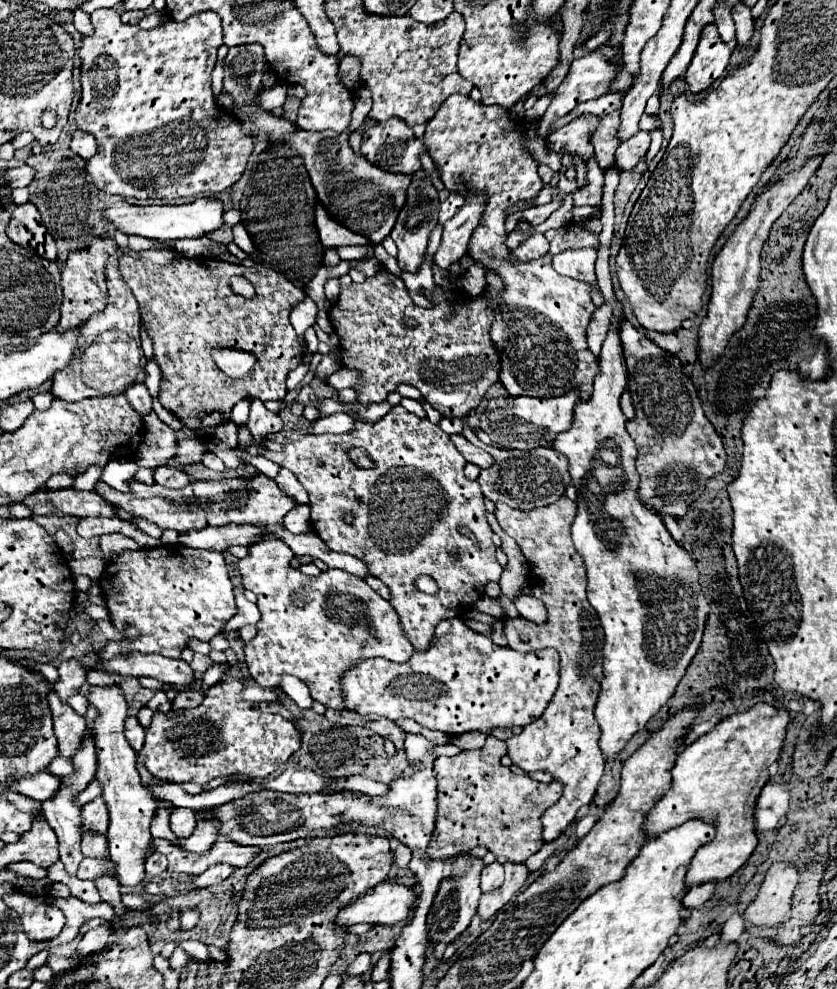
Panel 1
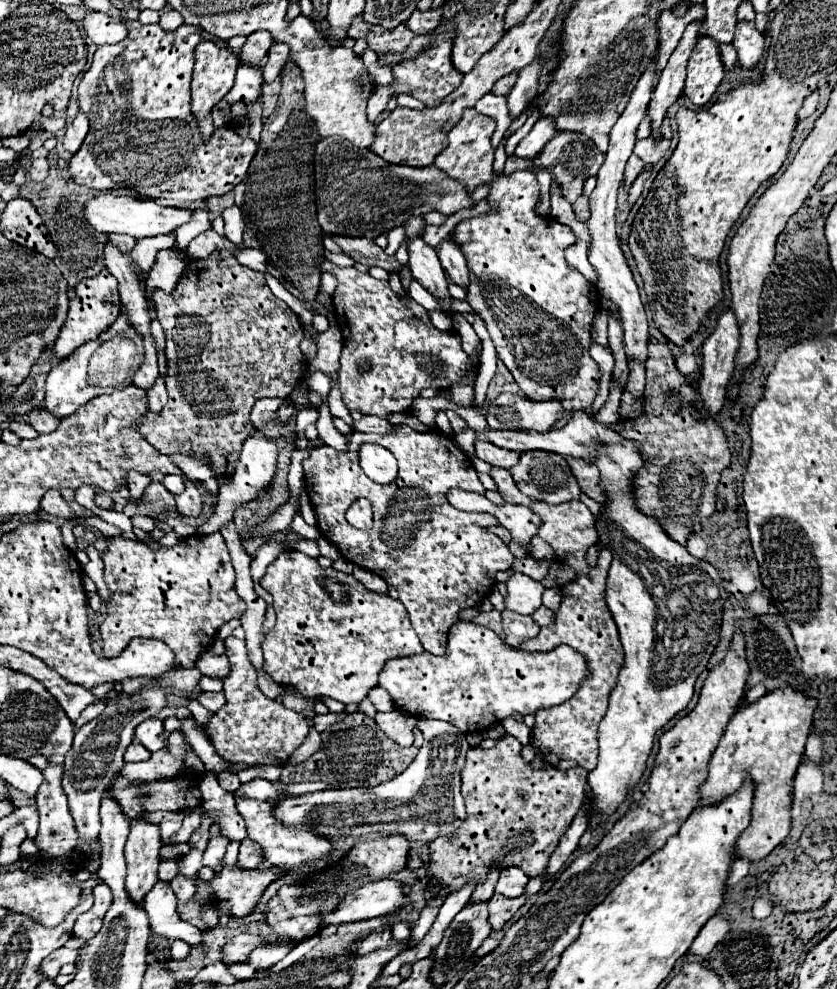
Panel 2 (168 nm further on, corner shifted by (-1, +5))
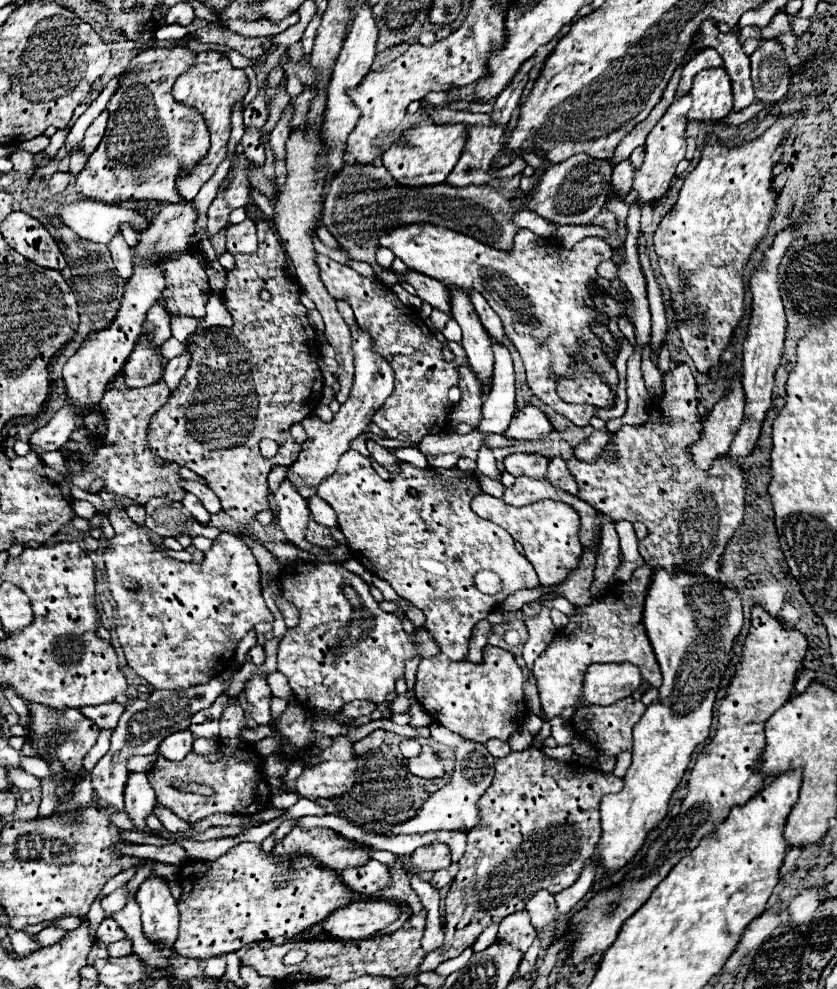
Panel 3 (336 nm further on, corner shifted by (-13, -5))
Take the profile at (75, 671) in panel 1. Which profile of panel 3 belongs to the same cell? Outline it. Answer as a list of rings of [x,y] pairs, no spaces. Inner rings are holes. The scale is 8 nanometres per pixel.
[[[113,506],[109,510],[109,522],[115,528],[115,538],[105,544],[105,568],[109,590],[113,594],[113,600],[117,602],[117,638],[127,664],[153,688],[185,690],[189,686],[205,684],[215,674],[231,666],[239,640],[255,624],[273,620],[273,614],[265,606],[265,600],[261,596],[261,576],[257,560],[235,534],[221,532],[213,542],[213,548],[205,552],[203,562],[193,564],[163,556],[163,552],[159,552],[155,542],[151,540],[149,532],[125,514],[125,506]],[[123,578],[135,578],[139,582],[139,588],[125,588]]]

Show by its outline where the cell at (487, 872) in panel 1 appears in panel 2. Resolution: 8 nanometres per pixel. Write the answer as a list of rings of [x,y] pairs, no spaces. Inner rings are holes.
[[[507,868],[507,870],[501,870],[497,886],[495,886],[495,892],[503,894],[507,898],[517,898],[517,896],[525,894],[527,882],[529,882],[529,876],[525,876],[523,870]]]

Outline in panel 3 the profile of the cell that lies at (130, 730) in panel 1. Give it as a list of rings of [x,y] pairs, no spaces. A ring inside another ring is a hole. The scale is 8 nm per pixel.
[[[181,730],[181,732],[175,732],[173,736],[167,736],[157,754],[165,756],[167,760],[183,760],[189,752],[191,752],[191,744],[193,744],[193,734],[189,730]]]

